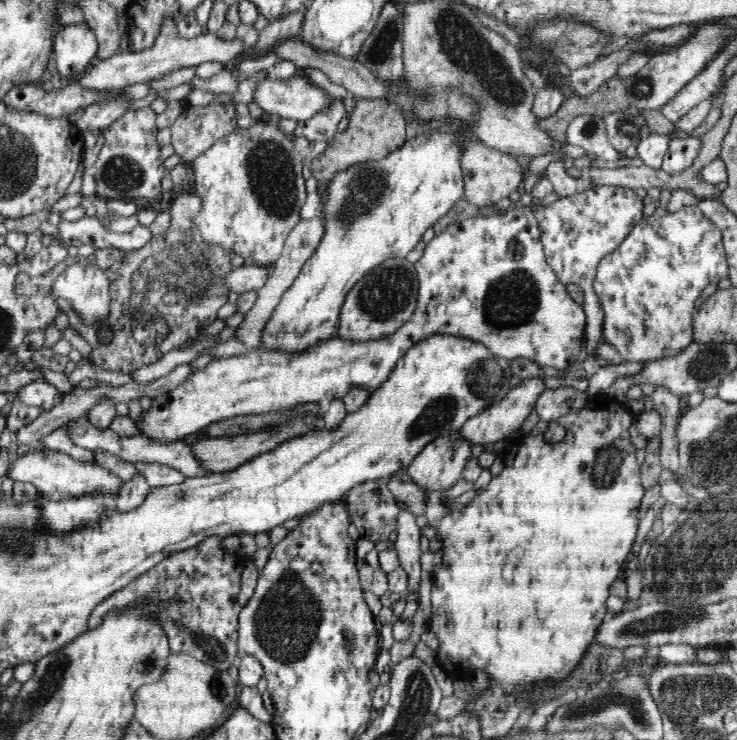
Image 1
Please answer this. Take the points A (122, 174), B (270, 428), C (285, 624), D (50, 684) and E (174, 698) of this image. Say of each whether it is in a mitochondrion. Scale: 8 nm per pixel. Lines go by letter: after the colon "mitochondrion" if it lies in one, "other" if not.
A: mitochondrion
B: other
C: mitochondrion
D: mitochondrion
E: other

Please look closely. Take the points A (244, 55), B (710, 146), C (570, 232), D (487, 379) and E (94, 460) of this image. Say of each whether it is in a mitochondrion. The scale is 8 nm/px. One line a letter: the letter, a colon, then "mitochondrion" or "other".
A: other
B: other
C: other
D: mitochondrion
E: other

